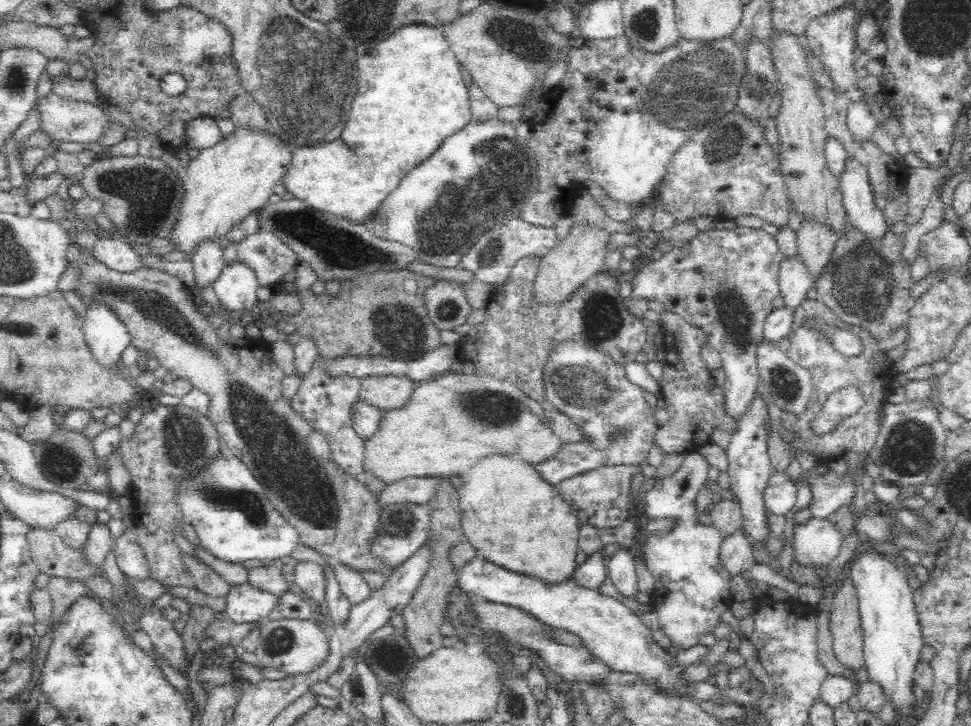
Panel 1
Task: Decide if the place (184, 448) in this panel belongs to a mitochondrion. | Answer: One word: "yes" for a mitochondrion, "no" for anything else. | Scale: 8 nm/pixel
yes

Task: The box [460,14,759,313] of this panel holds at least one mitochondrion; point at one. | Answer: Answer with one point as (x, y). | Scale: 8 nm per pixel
(672, 95)

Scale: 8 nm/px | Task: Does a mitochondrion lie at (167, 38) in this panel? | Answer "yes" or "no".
yes

